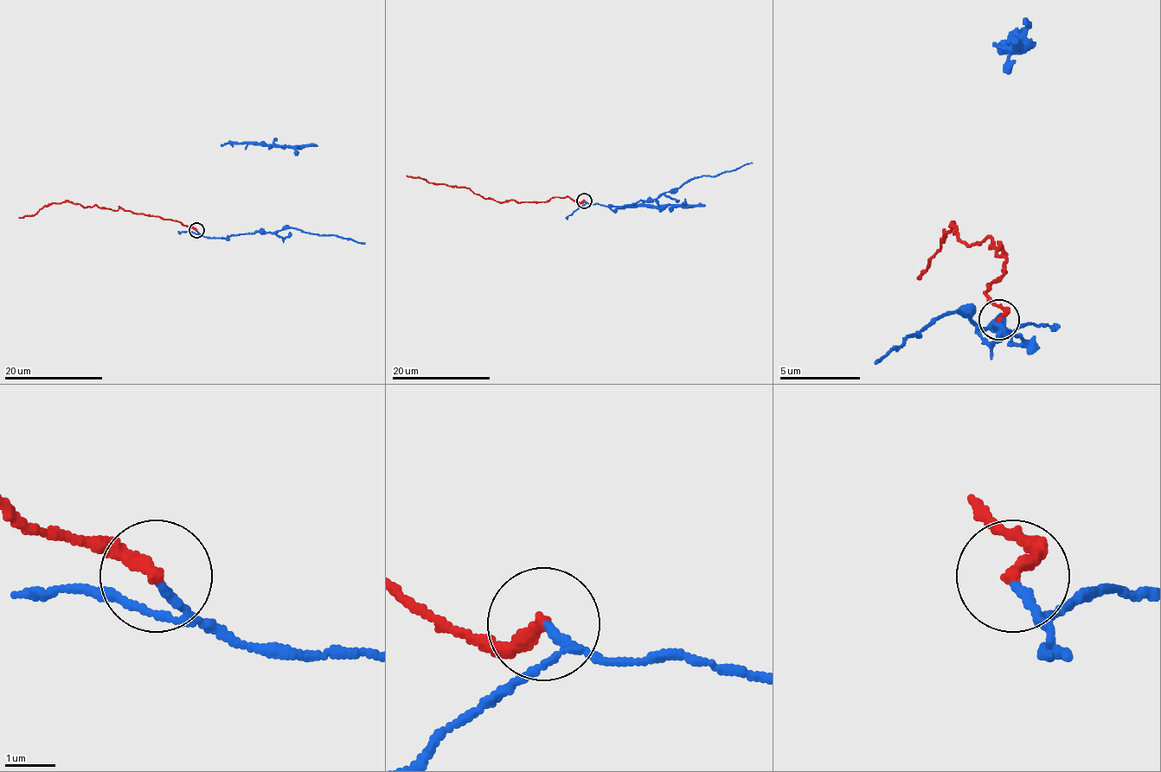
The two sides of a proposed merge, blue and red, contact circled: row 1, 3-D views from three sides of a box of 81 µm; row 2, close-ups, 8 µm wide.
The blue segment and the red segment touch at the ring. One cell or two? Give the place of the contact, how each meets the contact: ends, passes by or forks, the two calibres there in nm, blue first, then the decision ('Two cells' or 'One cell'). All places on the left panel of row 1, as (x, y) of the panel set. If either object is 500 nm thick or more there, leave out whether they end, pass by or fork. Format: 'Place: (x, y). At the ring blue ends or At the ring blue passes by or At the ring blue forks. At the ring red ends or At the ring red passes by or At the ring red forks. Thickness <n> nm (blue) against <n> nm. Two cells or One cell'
Place: (196, 230). At the ring blue passes by. At the ring red ends. Thickness 120 nm (blue) against 300 nm. One cell

